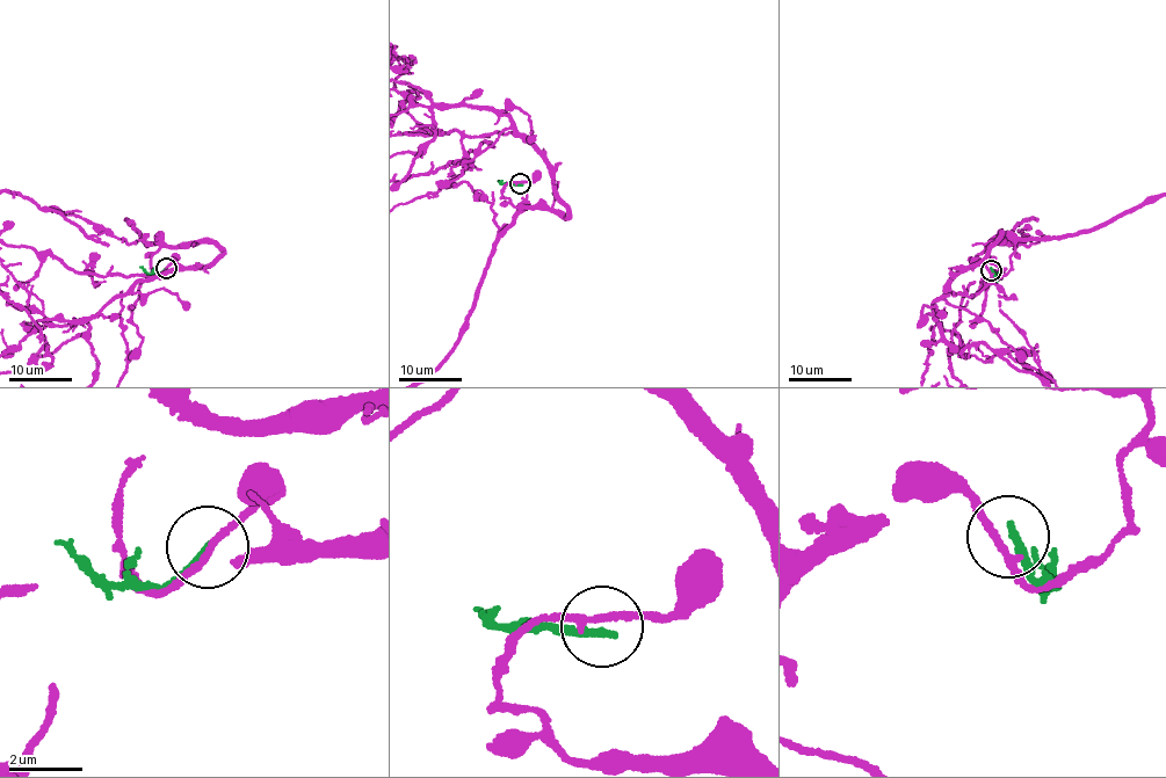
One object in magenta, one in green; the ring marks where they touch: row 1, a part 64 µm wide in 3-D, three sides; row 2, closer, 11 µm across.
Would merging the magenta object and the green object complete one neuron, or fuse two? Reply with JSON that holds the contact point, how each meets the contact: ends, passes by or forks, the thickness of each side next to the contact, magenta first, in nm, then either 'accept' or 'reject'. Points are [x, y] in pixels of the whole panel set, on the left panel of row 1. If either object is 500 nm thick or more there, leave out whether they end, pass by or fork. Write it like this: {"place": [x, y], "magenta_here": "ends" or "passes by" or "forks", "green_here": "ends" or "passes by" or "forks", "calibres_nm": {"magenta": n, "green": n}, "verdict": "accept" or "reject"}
{"place": [166, 268], "magenta_here": "passes by", "green_here": "ends", "calibres_nm": {"magenta": 190, "green": 220}, "verdict": "reject"}

